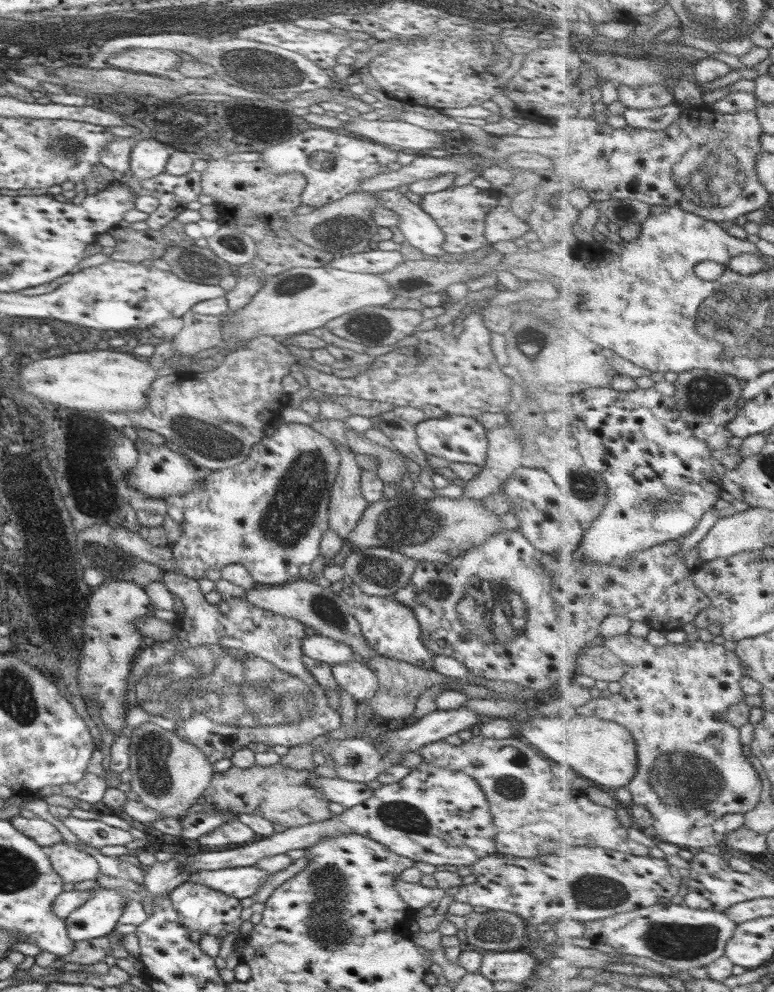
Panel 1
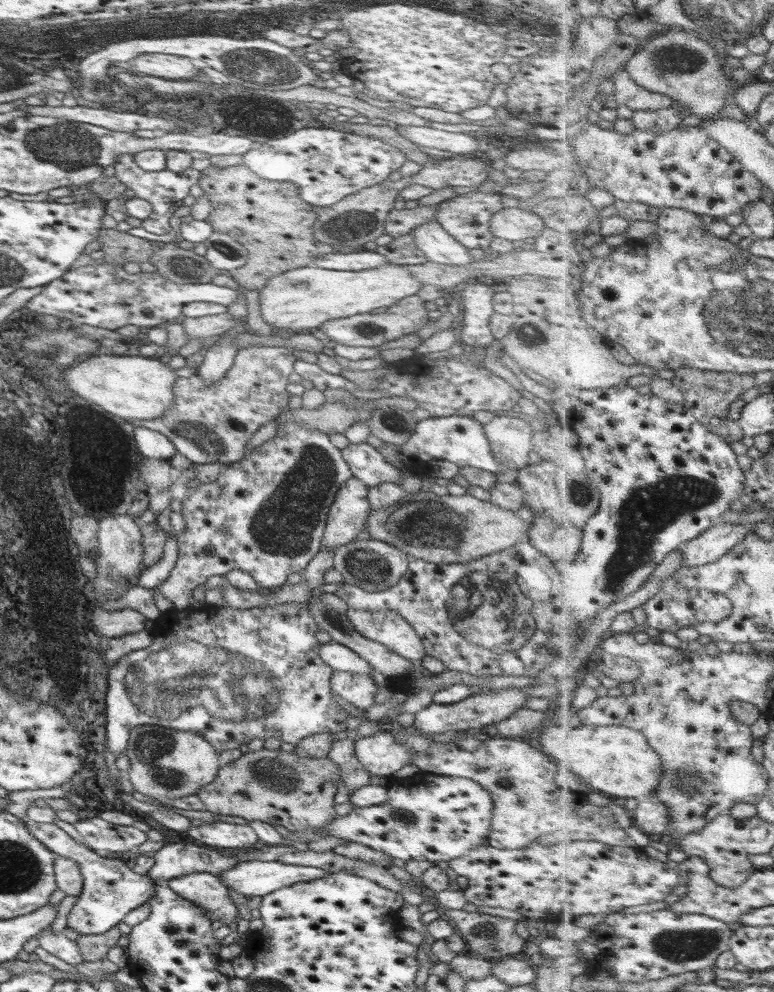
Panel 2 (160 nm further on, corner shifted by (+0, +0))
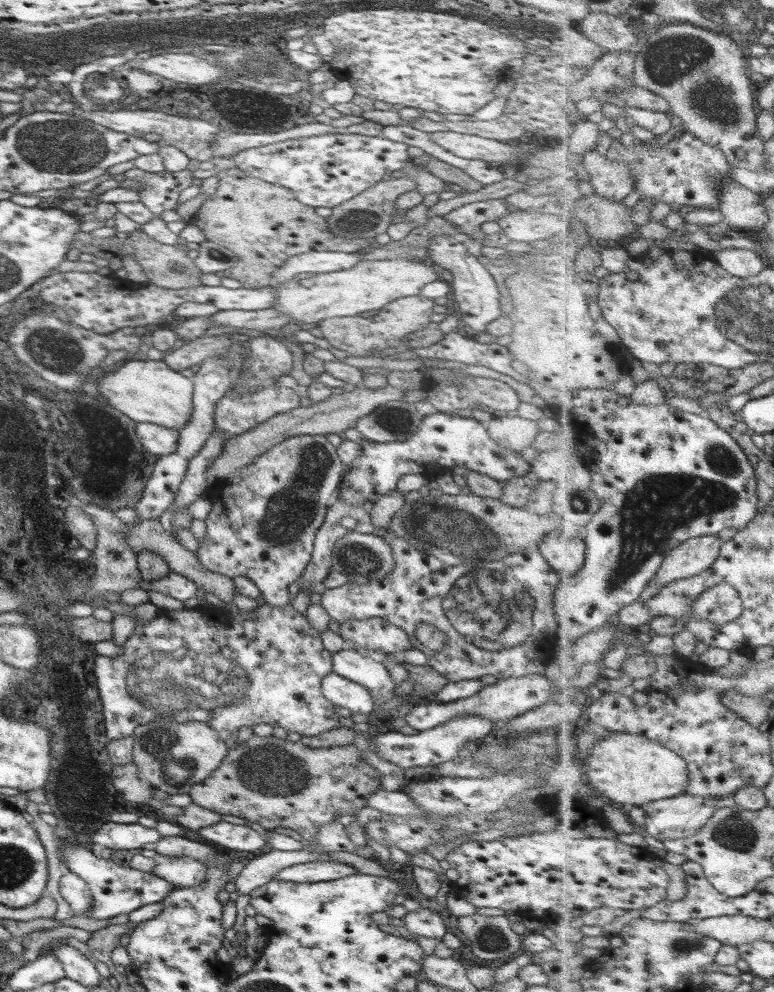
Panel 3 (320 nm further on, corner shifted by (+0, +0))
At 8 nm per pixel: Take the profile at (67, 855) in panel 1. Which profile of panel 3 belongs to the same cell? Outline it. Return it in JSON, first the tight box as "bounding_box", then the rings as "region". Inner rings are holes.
{"bounding_box":[58,871,94,914],"region":[[[63,871],[58,881],[58,891],[63,900],[69,905],[70,914],[88,914],[94,903],[89,887],[75,874],[70,871]]]}

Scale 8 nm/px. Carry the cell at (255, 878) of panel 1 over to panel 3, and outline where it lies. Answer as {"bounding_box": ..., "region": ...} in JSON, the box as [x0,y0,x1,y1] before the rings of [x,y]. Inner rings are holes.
{"bounding_box":[273,861,357,884],"region":[[[313,861],[281,869],[273,879],[301,884],[328,884],[356,873],[357,870],[345,863]]]}

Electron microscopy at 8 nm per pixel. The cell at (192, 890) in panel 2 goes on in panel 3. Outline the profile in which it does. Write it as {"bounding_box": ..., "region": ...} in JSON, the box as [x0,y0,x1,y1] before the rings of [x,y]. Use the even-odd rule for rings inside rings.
{"bounding_box":[152,853,207,889],"region":[[[155,853],[152,859],[155,864],[152,874],[173,884],[175,889],[192,887],[205,880],[207,868],[190,856],[168,857]]]}

